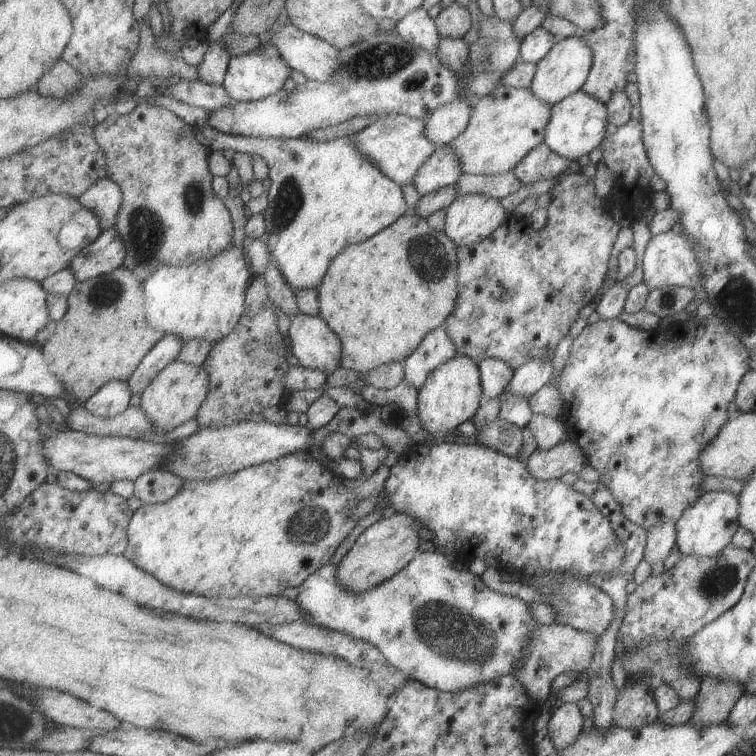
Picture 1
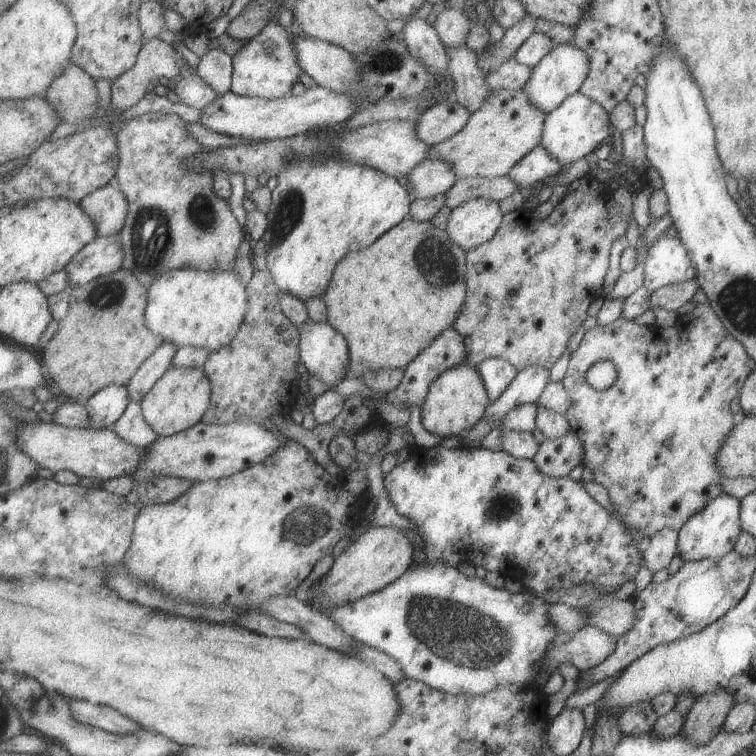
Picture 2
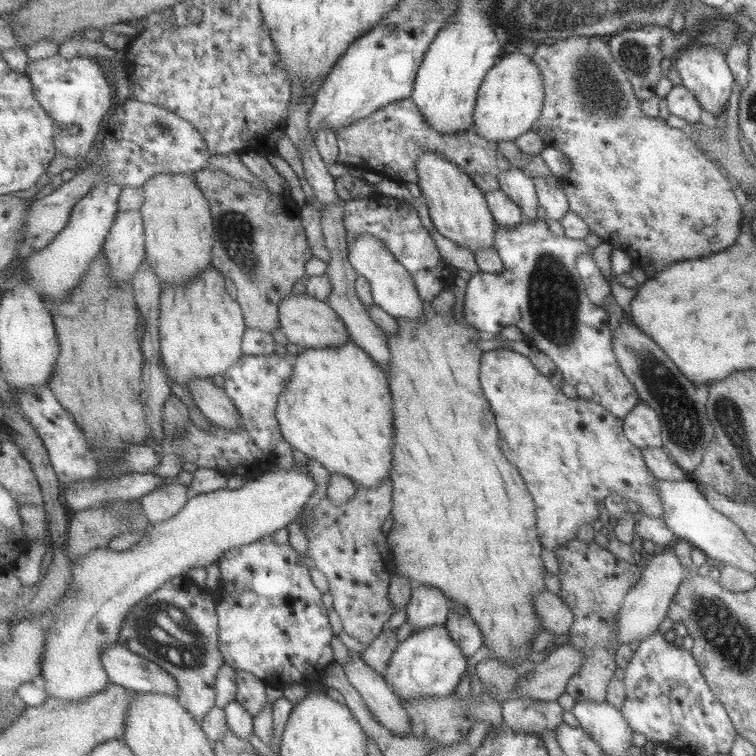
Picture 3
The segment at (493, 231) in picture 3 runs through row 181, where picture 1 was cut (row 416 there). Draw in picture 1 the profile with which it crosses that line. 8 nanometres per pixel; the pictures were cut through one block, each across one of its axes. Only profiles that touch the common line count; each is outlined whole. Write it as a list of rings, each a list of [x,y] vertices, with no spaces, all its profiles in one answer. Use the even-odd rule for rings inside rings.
[[[455,356],[431,372],[426,384],[418,391],[417,413],[420,422],[431,435],[444,436],[453,430],[464,432],[484,402],[482,395],[482,373],[478,362],[470,357]]]

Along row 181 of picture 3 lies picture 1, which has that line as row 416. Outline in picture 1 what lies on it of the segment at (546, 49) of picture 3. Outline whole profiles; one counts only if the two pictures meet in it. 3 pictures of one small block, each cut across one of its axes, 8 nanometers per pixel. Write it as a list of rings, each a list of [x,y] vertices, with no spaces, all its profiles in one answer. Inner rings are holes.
[[[695,315],[690,316],[688,322],[673,324],[663,333],[657,329],[645,331],[639,328],[631,328],[619,319],[599,319],[593,324],[586,325],[581,333],[572,340],[565,369],[560,374],[558,388],[560,398],[566,406],[563,420],[565,426],[569,428],[570,438],[579,446],[583,455],[587,458],[587,464],[599,473],[599,482],[608,489],[608,492],[611,492],[611,495],[619,504],[623,516],[632,524],[645,530],[649,530],[657,522],[664,519],[671,520],[675,524],[681,517],[683,510],[703,493],[703,491],[698,490],[699,482],[703,476],[696,462],[698,453],[702,451],[709,440],[717,435],[719,428],[729,419],[731,414],[726,410],[727,404],[734,400],[735,390],[743,374],[750,371],[749,360],[749,352],[744,348],[739,338],[732,334],[715,315],[699,321],[695,320]]]

